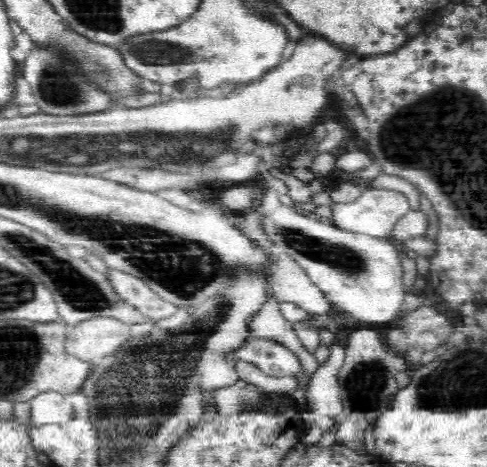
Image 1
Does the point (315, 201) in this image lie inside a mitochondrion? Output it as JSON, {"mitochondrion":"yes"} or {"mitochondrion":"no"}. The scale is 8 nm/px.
{"mitochondrion":"no"}

